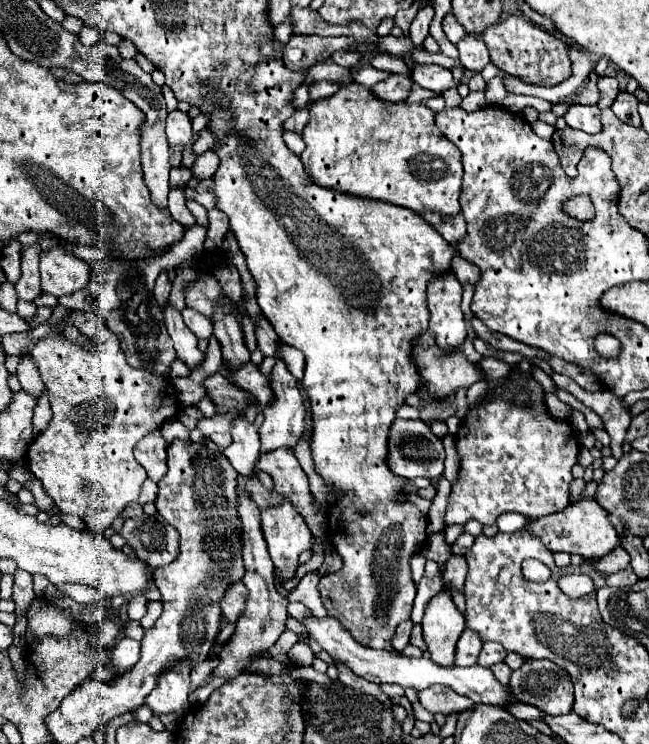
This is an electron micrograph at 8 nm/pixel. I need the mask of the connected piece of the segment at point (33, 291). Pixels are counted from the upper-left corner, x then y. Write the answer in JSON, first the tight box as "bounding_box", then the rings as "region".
{"bounding_box":[15,245,43,301],"region":[[[39,245],[29,247],[21,255],[21,279],[15,285],[19,299],[23,301],[33,301],[37,299],[43,291],[39,287]]]}

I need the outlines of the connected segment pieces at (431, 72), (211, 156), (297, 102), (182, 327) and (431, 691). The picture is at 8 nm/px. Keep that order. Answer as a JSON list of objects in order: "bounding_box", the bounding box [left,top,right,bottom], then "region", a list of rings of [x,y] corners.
[{"bounding_box":[413,65,453,93],"region":[[[415,65],[413,67],[413,81],[419,87],[443,93],[445,89],[453,87],[453,75],[449,69],[441,65]]]},{"bounding_box":[191,151,217,179],"region":[[[205,151],[203,155],[197,157],[197,161],[193,163],[191,171],[193,171],[193,177],[197,179],[207,179],[207,177],[213,177],[215,171],[217,171],[217,153],[215,151]]]},{"bounding_box":[292,84,309,108],"region":[[[302,84],[294,91],[294,97],[292,100],[292,105],[295,108],[307,108],[309,104],[309,84]]]},{"bounding_box":[165,307,205,369],"region":[[[165,307],[165,325],[167,325],[167,331],[169,331],[173,343],[175,343],[177,357],[191,369],[201,367],[201,363],[205,359],[205,353],[199,349],[199,345],[197,345],[199,339],[195,337],[195,333],[191,333],[187,329],[187,325],[183,323],[181,313]]]},{"bounding_box":[419,685,475,713],"region":[[[433,685],[427,687],[425,691],[419,691],[419,701],[429,713],[457,713],[467,709],[469,705],[475,705],[471,699],[465,699],[463,695],[457,695],[451,687],[441,687]]]}]

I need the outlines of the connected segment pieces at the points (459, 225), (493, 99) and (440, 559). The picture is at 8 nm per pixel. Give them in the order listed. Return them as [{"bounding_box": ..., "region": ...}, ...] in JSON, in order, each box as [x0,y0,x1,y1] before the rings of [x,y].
[{"bounding_box":[423,213,467,243],"region":[[[425,213],[423,219],[433,225],[441,237],[449,243],[459,243],[465,235],[467,235],[467,229],[465,229],[465,219],[463,215],[457,215],[457,217],[445,217],[445,215],[437,215],[437,213]]]},{"bounding_box":[485,73,509,105],"region":[[[499,73],[491,81],[487,81],[485,95],[487,95],[487,105],[503,105],[505,97],[509,95],[509,91],[505,87],[505,73]]]},{"bounding_box":[421,531,453,563],"region":[[[445,531],[431,535],[429,541],[425,543],[425,547],[421,547],[421,553],[425,555],[425,559],[437,561],[437,563],[445,563],[453,553],[451,545],[445,541]]]}]

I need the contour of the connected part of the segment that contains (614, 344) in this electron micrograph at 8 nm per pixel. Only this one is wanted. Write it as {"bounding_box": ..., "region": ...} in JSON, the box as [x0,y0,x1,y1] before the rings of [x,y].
{"bounding_box":[593,333,621,359],"region":[[[599,333],[593,343],[595,343],[595,351],[601,357],[605,357],[605,359],[615,359],[619,355],[619,351],[621,351],[619,339],[613,337],[613,335],[609,335],[609,333]]]}

